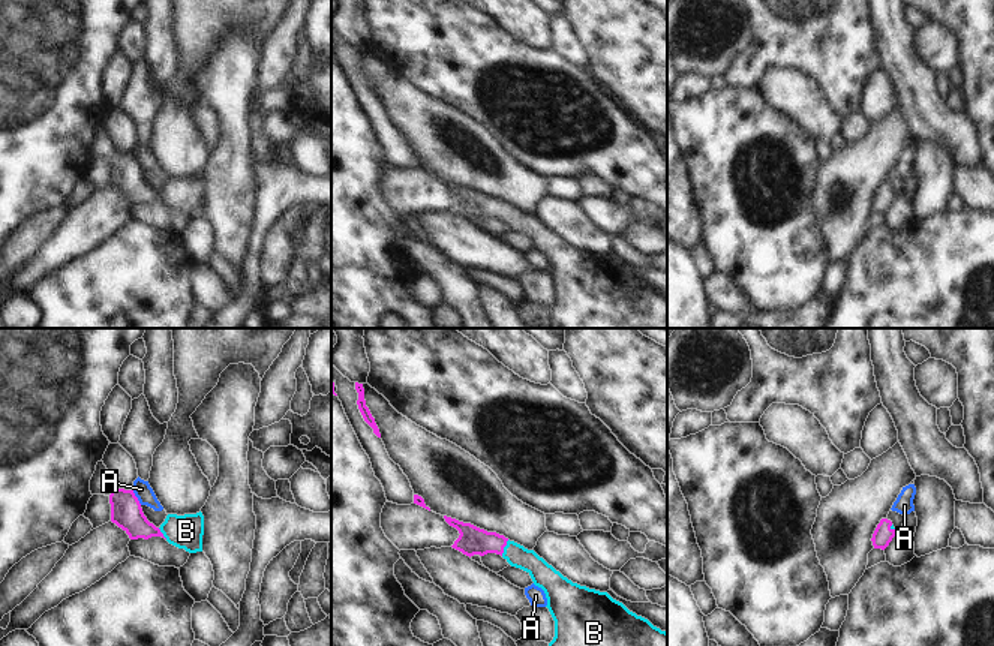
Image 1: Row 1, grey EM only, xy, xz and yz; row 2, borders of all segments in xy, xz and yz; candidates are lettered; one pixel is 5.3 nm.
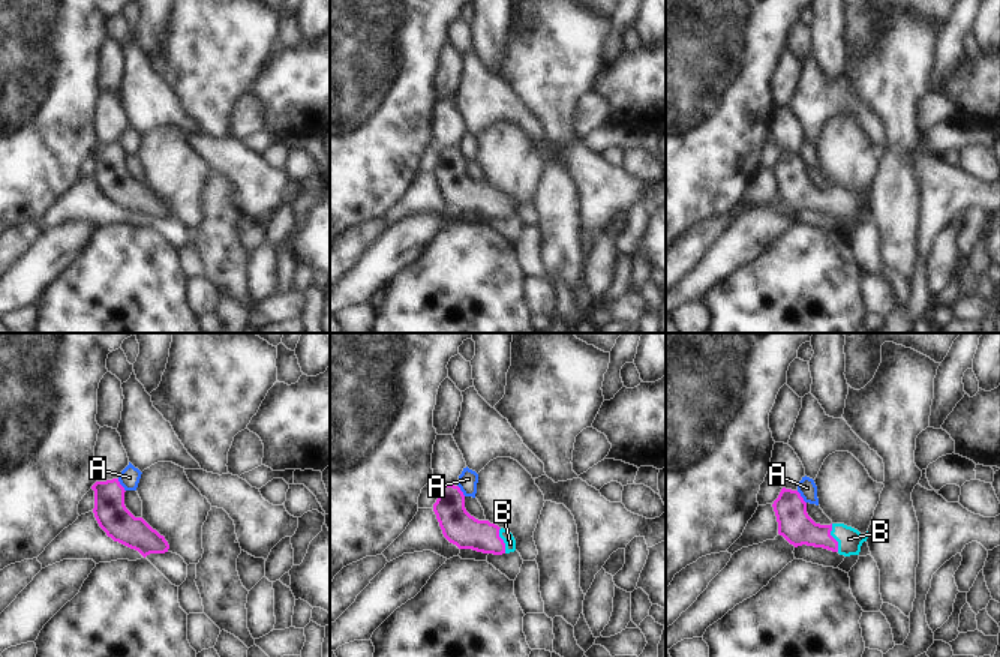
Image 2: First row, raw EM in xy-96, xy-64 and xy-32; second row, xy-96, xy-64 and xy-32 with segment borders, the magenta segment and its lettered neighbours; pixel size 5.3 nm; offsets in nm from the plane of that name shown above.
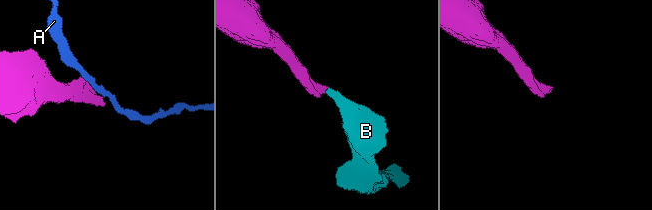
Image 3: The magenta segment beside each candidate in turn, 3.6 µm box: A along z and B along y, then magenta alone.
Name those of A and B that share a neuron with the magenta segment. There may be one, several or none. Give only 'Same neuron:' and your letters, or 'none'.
Same neuron: B

